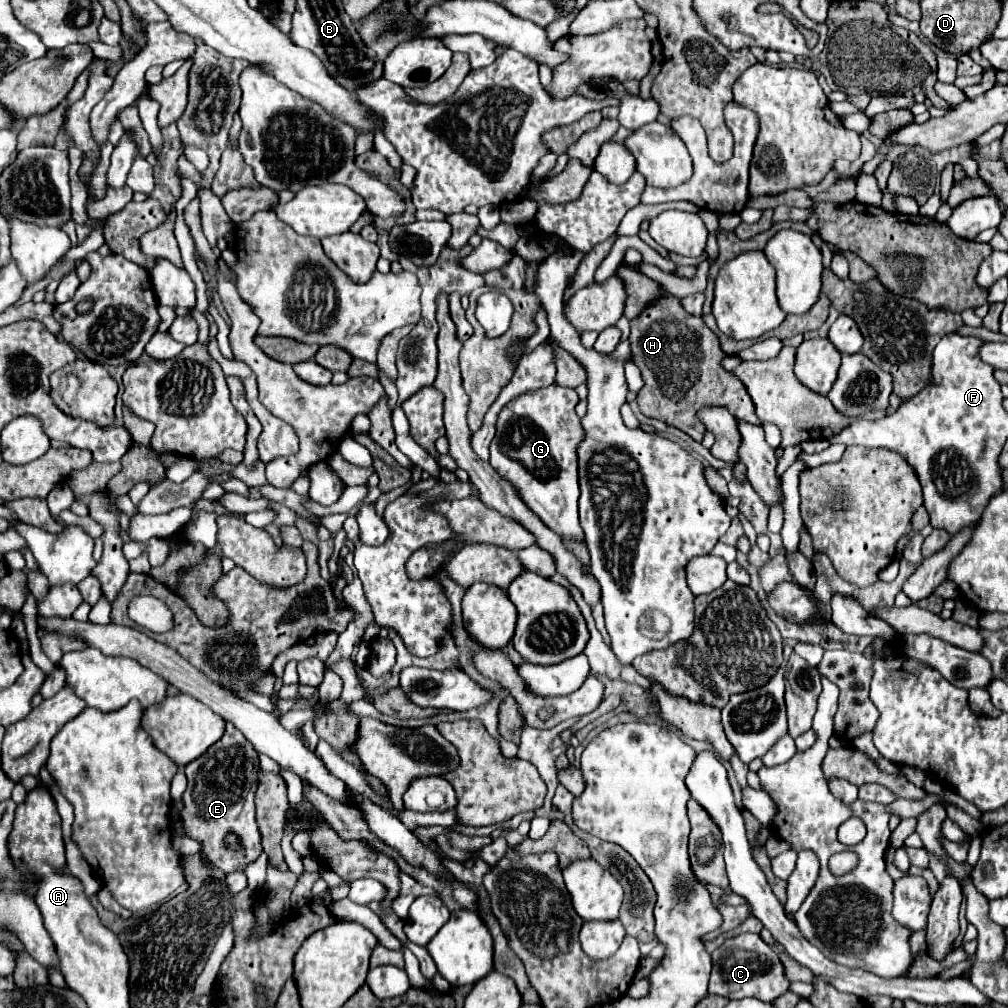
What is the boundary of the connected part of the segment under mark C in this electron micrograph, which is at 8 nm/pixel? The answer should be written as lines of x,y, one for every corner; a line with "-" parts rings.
738,934
734,938
726,938
720,948
712,952
712,978
708,994
720,994
730,1000
740,998
758,998
762,1002
774,1002
780,994
788,990
790,982
782,974
782,962
778,954
764,944
758,934

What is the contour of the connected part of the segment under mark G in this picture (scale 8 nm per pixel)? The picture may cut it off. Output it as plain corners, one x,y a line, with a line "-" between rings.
552,384
548,388
540,388
538,392
530,392
530,396
518,396
514,404
508,404
502,410
502,416
498,416
498,432
496,438
490,444
490,464
492,468
510,480
514,488
518,488
522,500
526,506
540,516
540,520
554,530
558,536
574,536
580,540
584,536
580,522
578,522
578,446
586,438
586,432
582,432
580,418
576,414
578,394
572,388
562,388
558,384

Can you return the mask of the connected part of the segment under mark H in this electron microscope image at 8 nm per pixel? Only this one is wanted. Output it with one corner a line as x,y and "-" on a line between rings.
666,292
644,308
640,316
630,320
630,328
632,360
644,378
636,400
644,416
662,420
686,432
696,442
702,442
706,432
706,426
698,418
704,406
724,406
736,420
760,424
744,384
720,366
724,352
720,350
718,336
704,324
702,316
690,316
682,308
680,298

